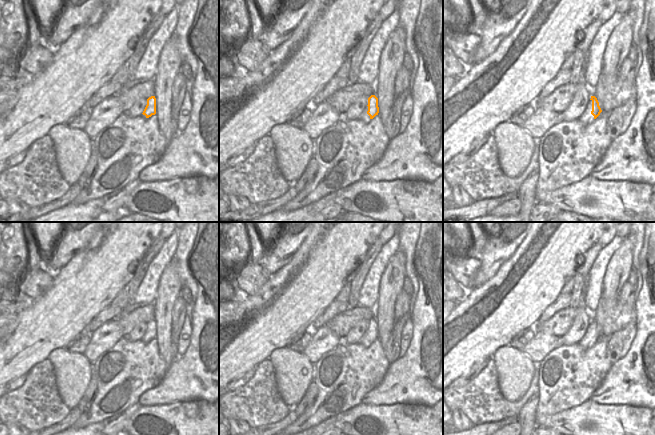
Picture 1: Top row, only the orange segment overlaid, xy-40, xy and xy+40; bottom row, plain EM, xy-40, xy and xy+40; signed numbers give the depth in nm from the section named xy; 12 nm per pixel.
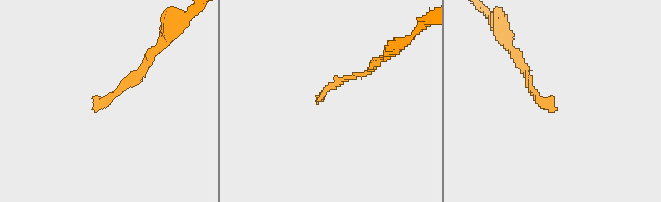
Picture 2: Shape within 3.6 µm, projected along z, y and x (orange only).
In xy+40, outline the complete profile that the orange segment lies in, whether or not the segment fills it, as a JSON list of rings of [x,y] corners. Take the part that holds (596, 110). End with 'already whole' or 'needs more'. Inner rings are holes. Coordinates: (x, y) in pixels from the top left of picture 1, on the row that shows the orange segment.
[[[591,96],[592,101],[592,111],[591,114],[594,116],[594,119],[596,119],[600,113],[602,112],[600,106],[599,106],[599,102],[597,100],[597,98],[595,96]]]; already whole

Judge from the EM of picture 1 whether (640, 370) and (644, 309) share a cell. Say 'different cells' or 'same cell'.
same cell

